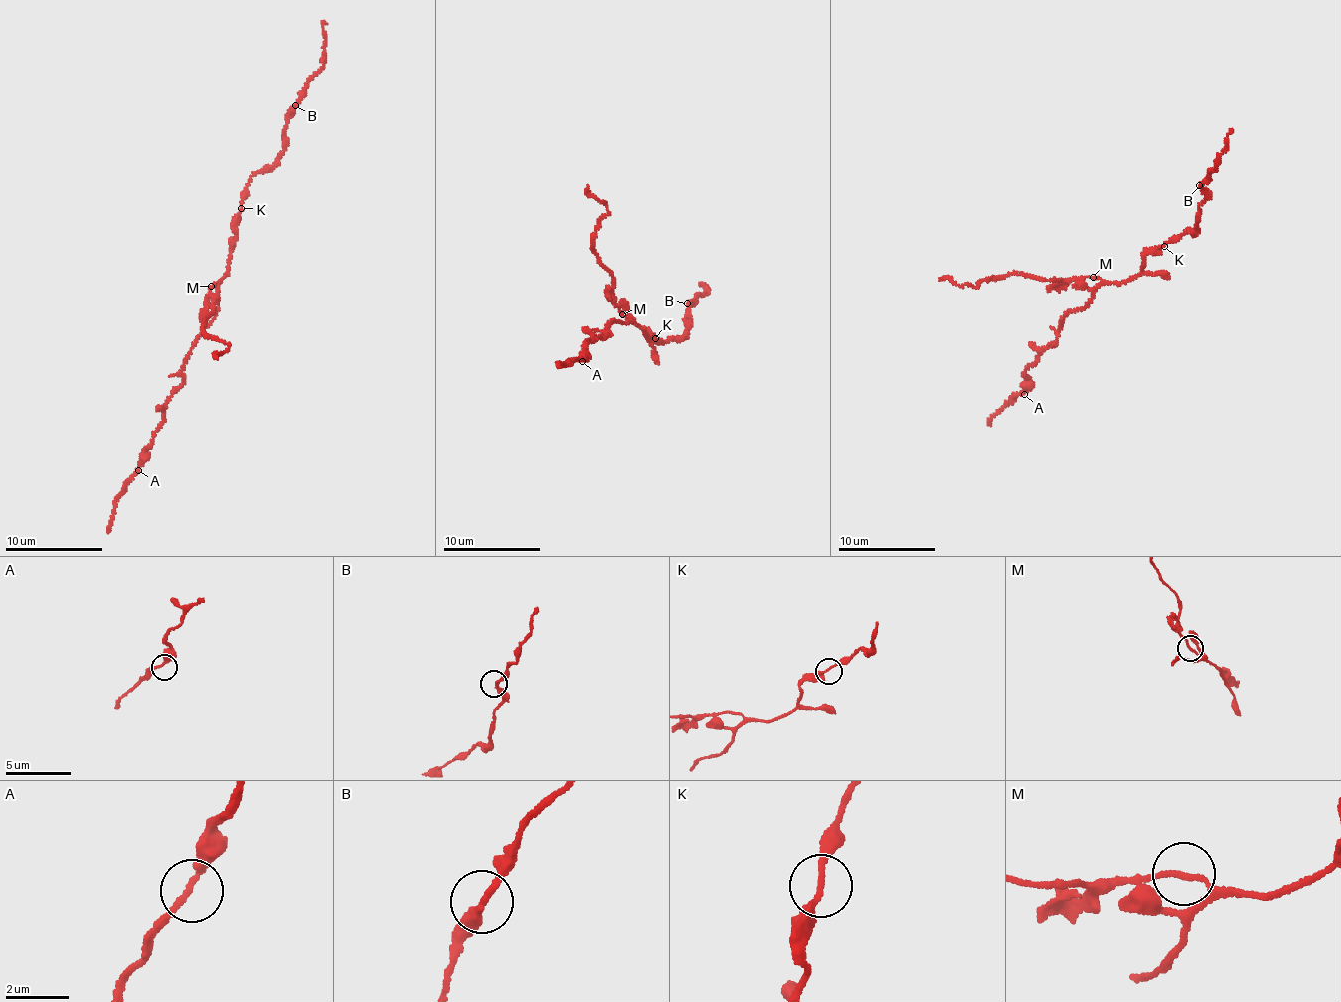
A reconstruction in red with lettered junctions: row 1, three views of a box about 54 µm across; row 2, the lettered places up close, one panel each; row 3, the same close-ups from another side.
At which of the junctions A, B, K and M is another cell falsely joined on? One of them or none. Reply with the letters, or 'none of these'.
M

